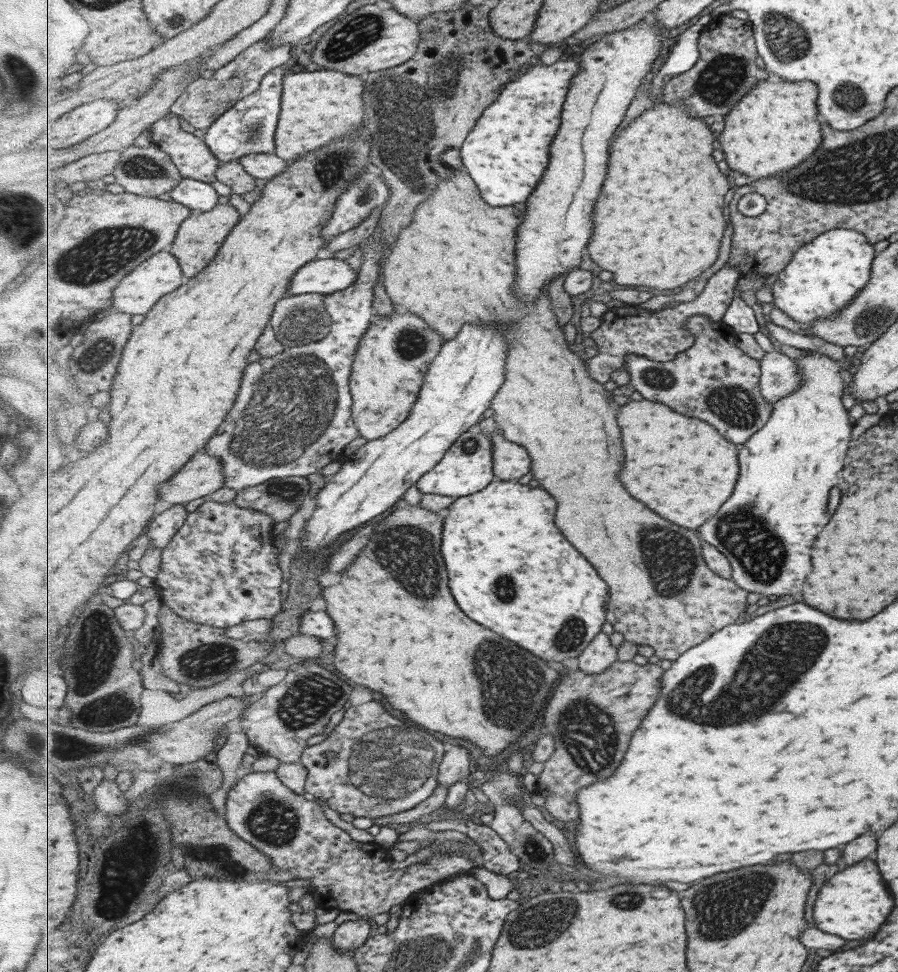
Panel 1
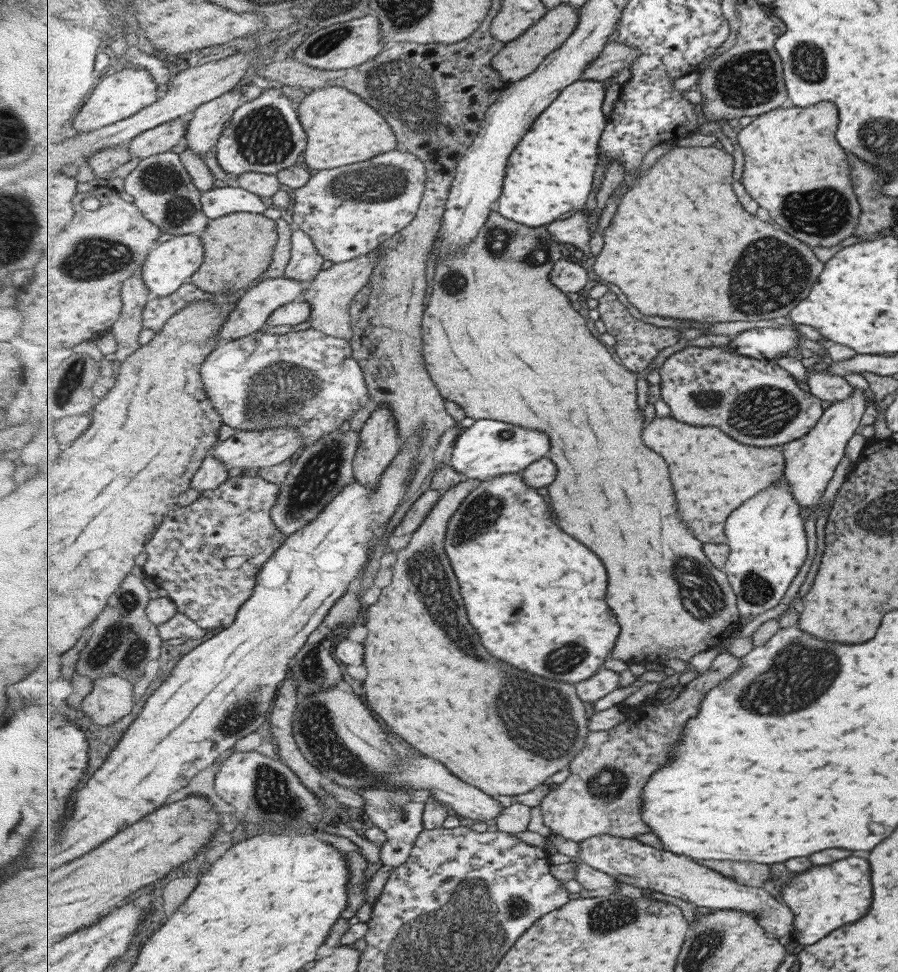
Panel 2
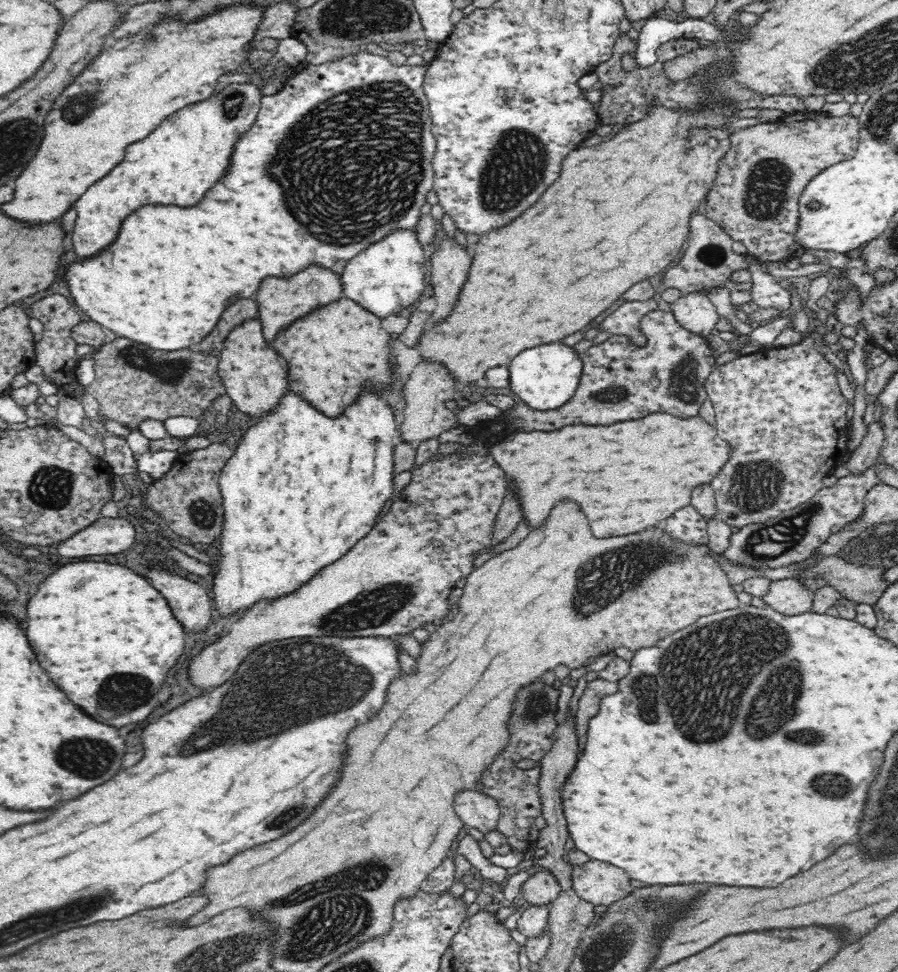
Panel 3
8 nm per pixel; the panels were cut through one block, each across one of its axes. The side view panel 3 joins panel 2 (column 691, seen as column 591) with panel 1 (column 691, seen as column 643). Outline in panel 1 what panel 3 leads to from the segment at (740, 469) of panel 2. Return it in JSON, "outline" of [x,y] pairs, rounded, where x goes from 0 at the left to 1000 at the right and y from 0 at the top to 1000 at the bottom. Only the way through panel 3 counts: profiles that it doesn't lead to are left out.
{"outline":[[[714,412],[692,420],[692,440],[696,447],[696,465],[700,467],[696,488],[692,488],[692,492],[696,492],[696,500],[700,500],[700,506],[707,512],[714,512],[714,516],[725,525],[745,533],[745,537],[767,545],[778,545],[814,512],[823,494],[823,461],[807,453],[790,434],[754,426],[738,415]]]}

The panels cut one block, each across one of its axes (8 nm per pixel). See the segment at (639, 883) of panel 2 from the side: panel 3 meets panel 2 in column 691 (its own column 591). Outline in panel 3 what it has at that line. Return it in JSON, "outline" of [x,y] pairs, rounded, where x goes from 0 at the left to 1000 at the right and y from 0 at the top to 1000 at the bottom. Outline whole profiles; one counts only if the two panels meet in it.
{"outline":[[[655,885],[644,891],[635,891],[637,914],[641,920],[664,932],[680,931],[697,924],[704,918],[702,901],[668,885]]]}

